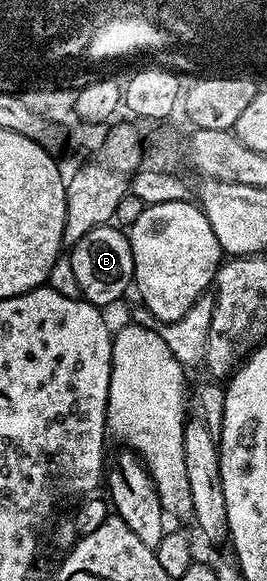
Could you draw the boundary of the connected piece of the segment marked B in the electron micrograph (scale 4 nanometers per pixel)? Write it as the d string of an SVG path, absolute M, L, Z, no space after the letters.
M112 223L100 224L95 230L87 230L79 242L71 245L69 268L82 297L98 306L113 304L133 284L133 255L128 235Z

